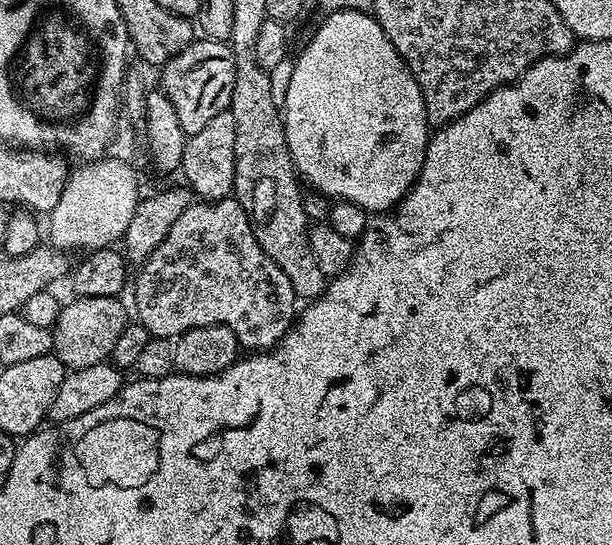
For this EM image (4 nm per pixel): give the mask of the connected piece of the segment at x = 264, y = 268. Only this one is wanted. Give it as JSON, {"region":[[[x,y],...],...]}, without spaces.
{"region":[[[235,198],[227,200],[214,200],[211,202],[193,202],[186,210],[182,210],[182,214],[178,214],[178,222],[174,222],[174,226],[170,226],[170,234],[166,234],[166,238],[162,238],[162,242],[154,249],[151,254],[144,259],[144,263],[139,265],[137,274],[134,276],[134,284],[136,280],[136,316],[135,319],[148,331],[149,337],[169,337],[175,338],[181,336],[186,330],[197,328],[198,326],[214,326],[221,324],[230,330],[234,330],[236,340],[240,343],[241,349],[244,350],[271,350],[280,343],[280,339],[292,329],[294,321],[298,316],[298,297],[296,291],[292,288],[290,278],[286,278],[286,274],[278,265],[269,258],[262,250],[262,246],[258,246],[258,238],[254,238],[254,230],[252,223],[248,220],[246,210],[242,210],[242,206]]]}

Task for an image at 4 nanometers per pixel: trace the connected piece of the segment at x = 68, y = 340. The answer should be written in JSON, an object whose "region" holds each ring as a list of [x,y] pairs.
{"region":[[[76,296],[72,300],[61,307],[52,329],[53,355],[56,355],[69,371],[107,361],[112,355],[115,342],[130,320],[129,313],[127,316],[126,308],[119,297]]]}

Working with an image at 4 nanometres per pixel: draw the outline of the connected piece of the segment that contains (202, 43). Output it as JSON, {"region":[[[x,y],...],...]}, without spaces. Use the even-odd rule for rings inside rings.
{"region":[[[197,38],[182,54],[170,58],[163,65],[159,87],[170,98],[178,122],[182,122],[185,137],[198,134],[209,124],[210,118],[229,111],[234,94],[234,70],[236,59],[231,47],[222,40]]]}

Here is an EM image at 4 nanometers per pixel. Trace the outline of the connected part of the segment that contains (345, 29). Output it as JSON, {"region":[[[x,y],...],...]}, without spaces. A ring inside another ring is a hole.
{"region":[[[343,8],[337,12],[327,13],[325,20],[316,28],[316,33],[308,40],[308,45],[300,52],[300,57],[295,57],[290,74],[290,87],[286,89],[286,102],[282,109],[284,118],[284,133],[288,143],[288,153],[292,159],[292,167],[296,169],[299,179],[306,182],[307,187],[315,190],[322,196],[327,196],[333,201],[345,200],[354,202],[354,206],[364,209],[369,214],[383,214],[396,207],[400,199],[412,189],[420,172],[424,169],[424,155],[428,149],[430,135],[430,121],[426,114],[426,106],[422,98],[422,90],[414,78],[414,74],[406,66],[406,62],[398,54],[394,42],[382,30],[371,11],[358,8]]]}

